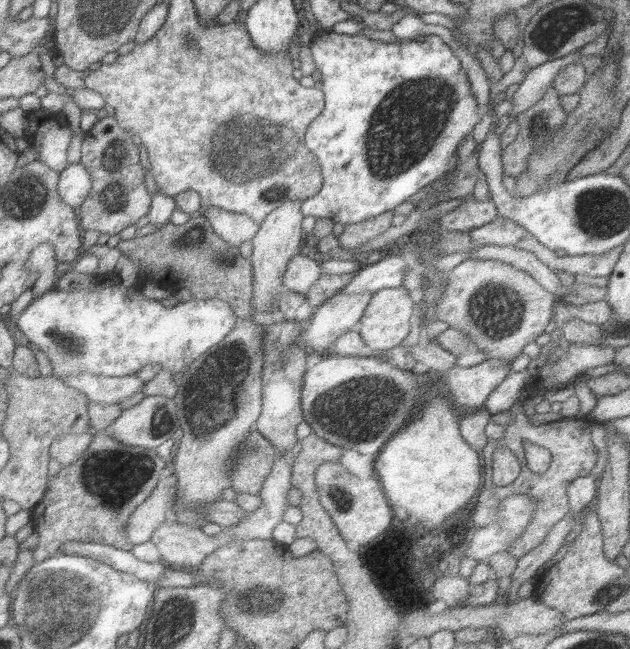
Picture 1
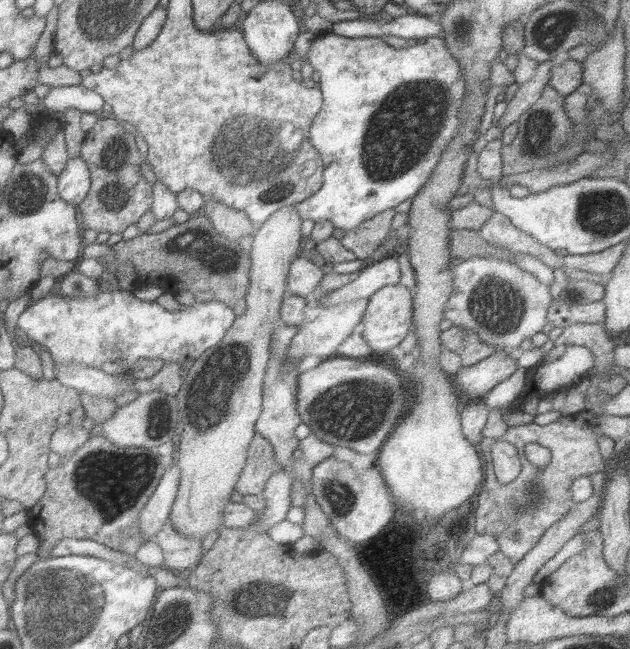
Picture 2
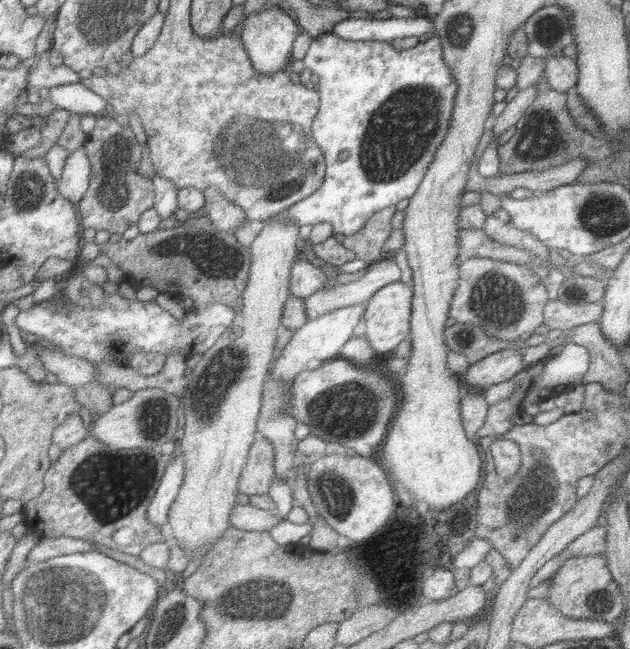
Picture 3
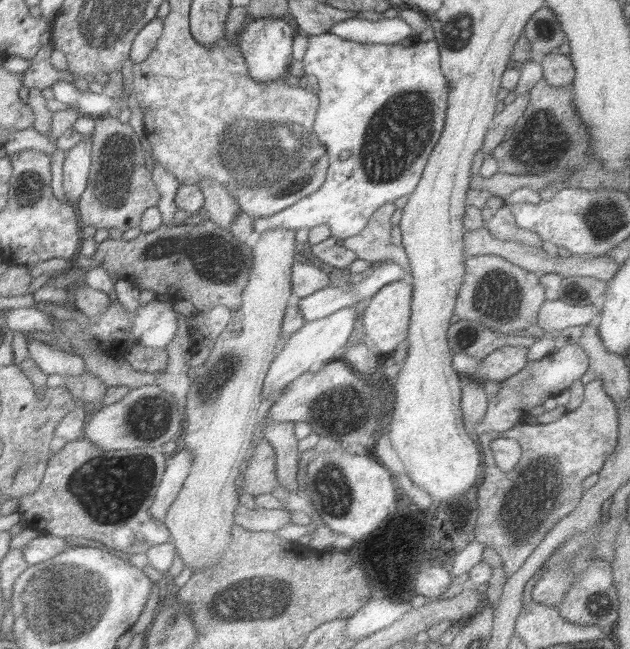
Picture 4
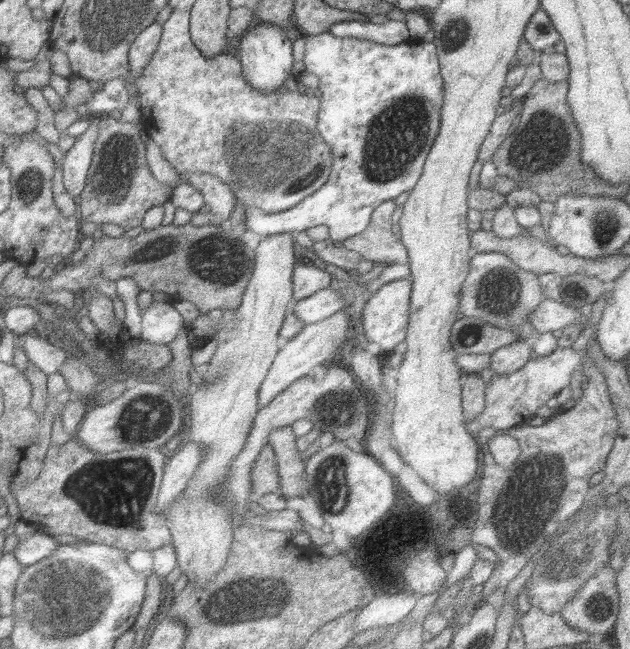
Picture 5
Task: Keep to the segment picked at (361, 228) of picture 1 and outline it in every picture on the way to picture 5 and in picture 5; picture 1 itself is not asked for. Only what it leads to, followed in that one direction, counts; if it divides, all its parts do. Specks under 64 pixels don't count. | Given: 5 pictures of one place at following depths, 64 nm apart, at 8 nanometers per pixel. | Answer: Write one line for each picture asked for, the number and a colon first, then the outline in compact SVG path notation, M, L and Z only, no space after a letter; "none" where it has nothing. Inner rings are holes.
2: M387 210L381 216L375 216L373 220L367 220L359 228L347 230L345 238L341 240L343 246L347 250L355 252L355 256L359 260L367 262L369 256L379 252L379 242L383 242L383 238L391 232L391 224L393 224L395 214L399 214L399 212L397 210Z
3: M391 206L391 208L385 208L381 212L377 212L361 232L357 232L355 236L349 236L345 238L343 246L353 250L355 256L359 260L367 260L369 264L373 264L375 260L379 260L383 256L383 246L387 244L391 232L393 232L393 218L395 218L395 212L399 208L397 206Z
4: M385 204L385 208L375 212L375 216L371 218L365 232L361 232L361 236L345 240L343 246L353 250L359 260L367 260L371 266L393 260L407 272L407 276L411 276L413 268L411 268L407 250L403 246L397 248L391 244L391 238L393 238L391 236L393 234L391 218L393 218L395 210L399 210L397 204Z
5: M395 200L381 204L381 208L377 208L377 212L373 214L373 224L361 236L349 238L345 242L345 248L351 252L359 252L363 260L371 260L377 266L411 264L411 256L405 242L399 240L393 232L391 218L397 206L399 204Z

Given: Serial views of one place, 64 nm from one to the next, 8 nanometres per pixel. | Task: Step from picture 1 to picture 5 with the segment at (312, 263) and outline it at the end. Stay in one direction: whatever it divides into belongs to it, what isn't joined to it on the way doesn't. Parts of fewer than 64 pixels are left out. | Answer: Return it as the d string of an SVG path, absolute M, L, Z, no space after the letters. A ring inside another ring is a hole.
M303 260L295 266L293 280L295 280L295 302L305 300L325 288L331 288L331 274Z

